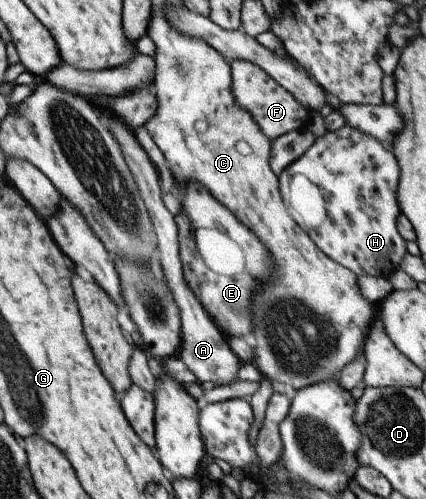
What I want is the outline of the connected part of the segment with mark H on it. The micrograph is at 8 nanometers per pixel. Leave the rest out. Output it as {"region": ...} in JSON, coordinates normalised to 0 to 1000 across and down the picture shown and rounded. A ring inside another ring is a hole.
{"region":[[[815,251],[742,277],[735,293],[653,353],[657,387],[678,429],[772,517],[836,553],[904,557],[939,537],[944,513],[955,507],[951,481],[932,461],[932,433],[944,425],[930,387],[937,359],[939,341],[918,297]]]}

